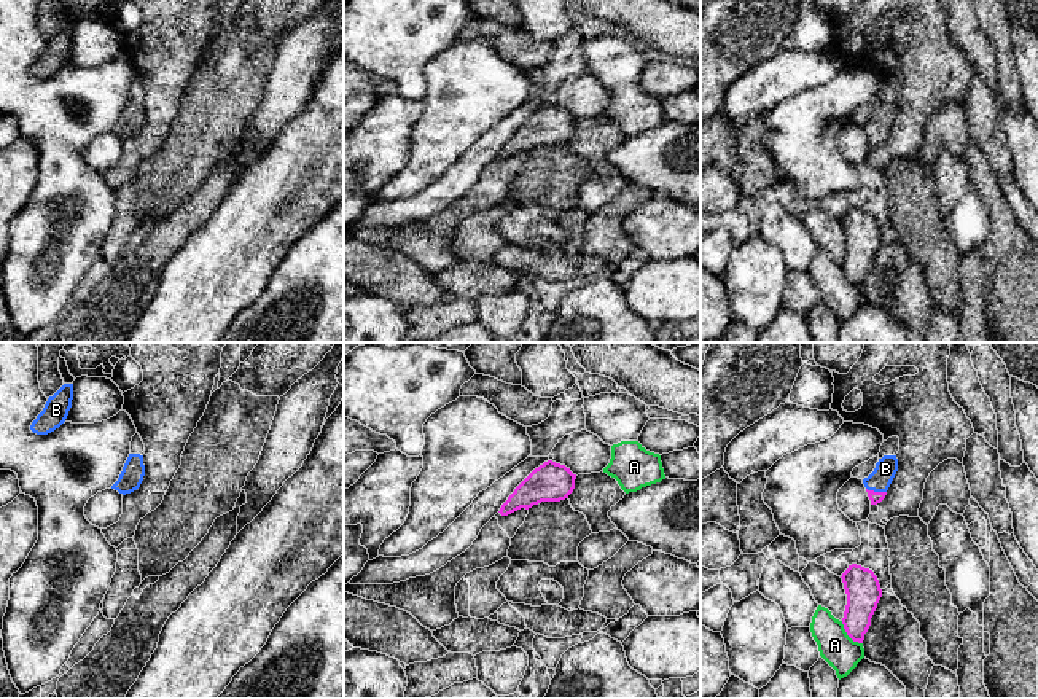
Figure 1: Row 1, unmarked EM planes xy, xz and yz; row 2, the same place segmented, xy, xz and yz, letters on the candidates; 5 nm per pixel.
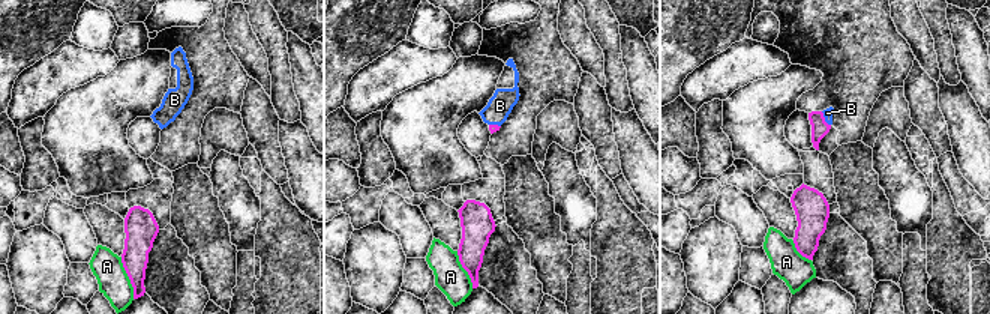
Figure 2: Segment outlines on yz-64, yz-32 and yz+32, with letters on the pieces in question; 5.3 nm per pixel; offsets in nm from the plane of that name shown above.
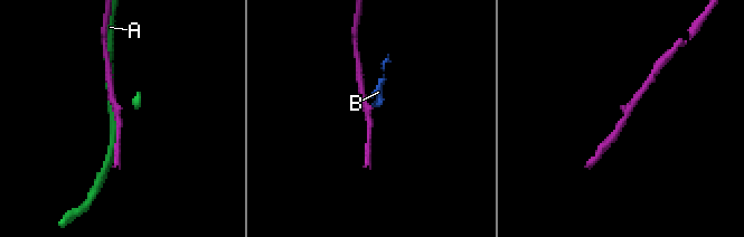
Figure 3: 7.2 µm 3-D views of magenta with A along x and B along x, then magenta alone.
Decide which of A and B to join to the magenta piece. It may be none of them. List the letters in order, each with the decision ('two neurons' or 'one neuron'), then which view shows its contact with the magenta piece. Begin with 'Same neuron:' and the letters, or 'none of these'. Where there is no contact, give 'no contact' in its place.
Same neuron: B
A: two neurons; meets magenta in yz
B: one neuron; meets magenta in yz

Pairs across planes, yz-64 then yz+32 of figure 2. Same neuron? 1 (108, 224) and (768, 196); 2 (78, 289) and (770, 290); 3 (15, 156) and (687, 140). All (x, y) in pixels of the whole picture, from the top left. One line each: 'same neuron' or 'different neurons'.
1: same neuron
2: different neurons
3: same neuron

